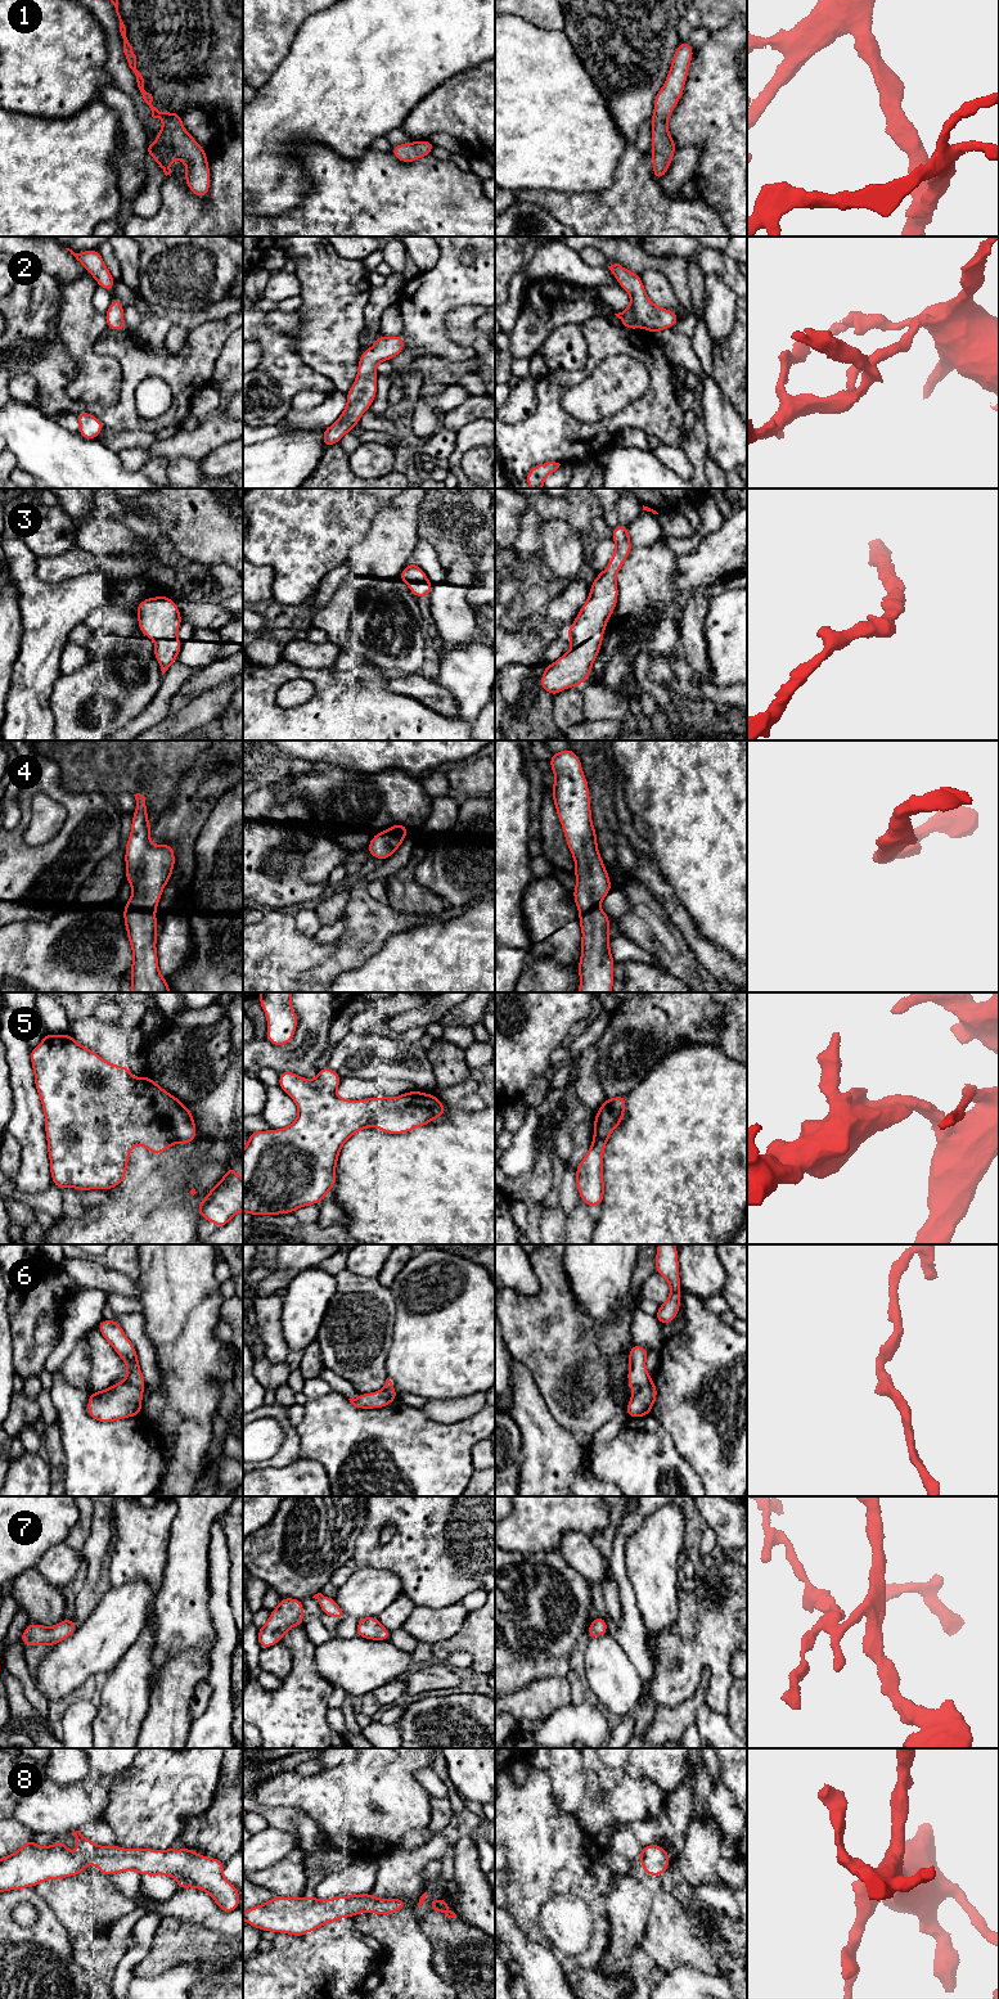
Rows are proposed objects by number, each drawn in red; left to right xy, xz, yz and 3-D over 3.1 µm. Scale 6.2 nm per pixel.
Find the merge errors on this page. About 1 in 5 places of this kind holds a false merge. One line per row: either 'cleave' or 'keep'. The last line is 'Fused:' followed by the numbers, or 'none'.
1: keep
2: keep
3: keep
4: keep
5: keep
6: cleave
7: keep
8: keep
Fused: 6

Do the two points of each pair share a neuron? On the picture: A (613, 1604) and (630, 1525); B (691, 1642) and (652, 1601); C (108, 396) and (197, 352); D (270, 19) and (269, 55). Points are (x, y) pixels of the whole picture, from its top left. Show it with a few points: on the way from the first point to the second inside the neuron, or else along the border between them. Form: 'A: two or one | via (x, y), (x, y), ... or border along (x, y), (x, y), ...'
A: two | border along (613, 1577), (617, 1585), (622, 1615)
B: two | border along (679, 1593), (679, 1616), (660, 1634), (647, 1634)
C: two | border along (117, 360), (118, 399), (109, 405), (94, 405)
D: one | via (269, 28), (269, 46)

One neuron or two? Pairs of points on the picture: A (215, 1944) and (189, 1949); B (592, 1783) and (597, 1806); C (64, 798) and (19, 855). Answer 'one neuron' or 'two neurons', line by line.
A: one neuron
B: one neuron
C: one neuron

